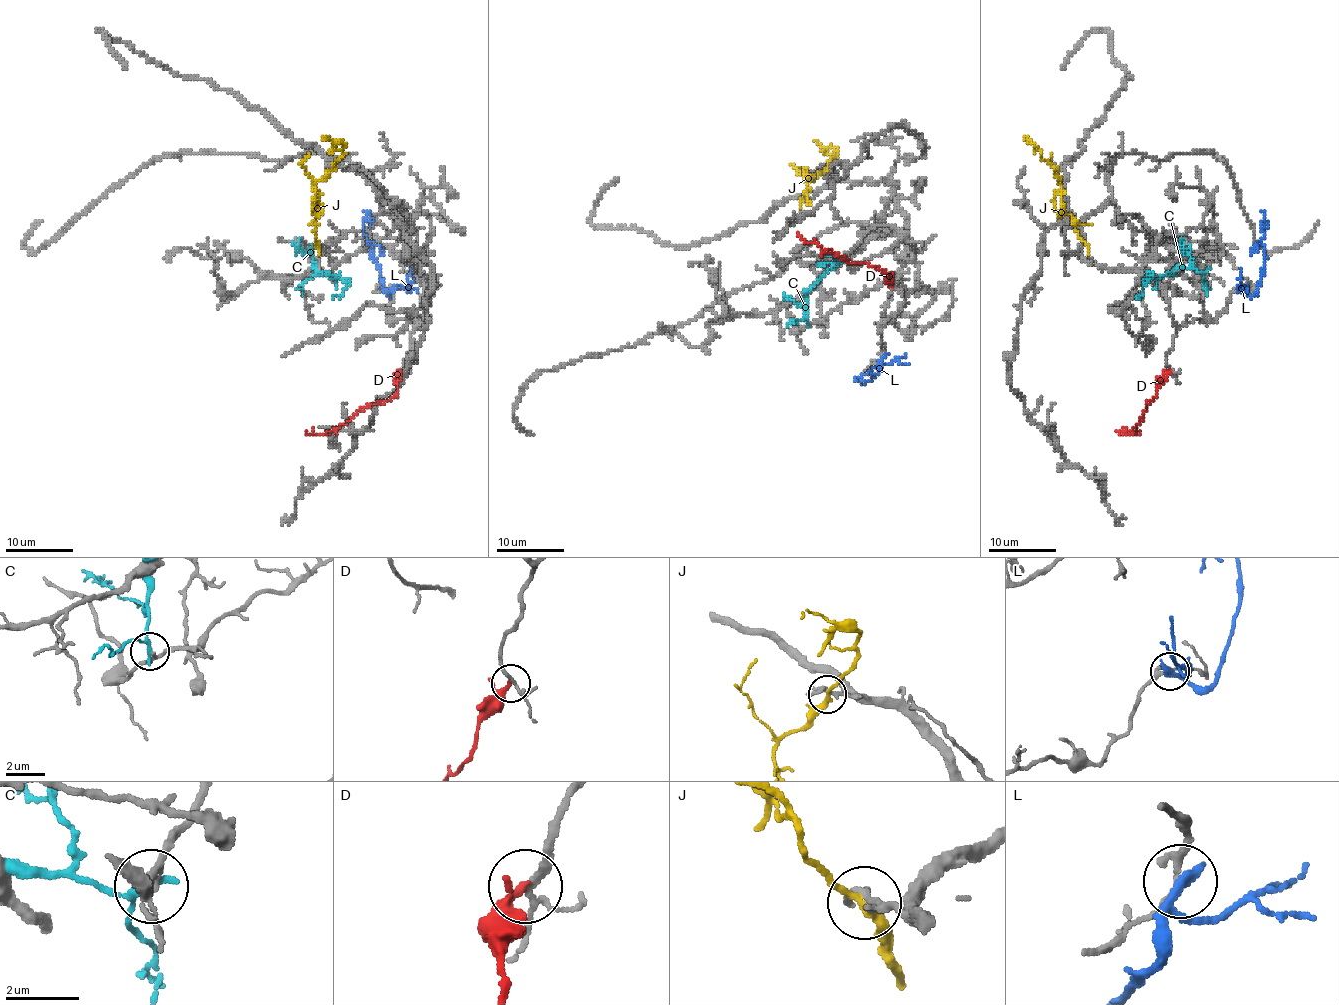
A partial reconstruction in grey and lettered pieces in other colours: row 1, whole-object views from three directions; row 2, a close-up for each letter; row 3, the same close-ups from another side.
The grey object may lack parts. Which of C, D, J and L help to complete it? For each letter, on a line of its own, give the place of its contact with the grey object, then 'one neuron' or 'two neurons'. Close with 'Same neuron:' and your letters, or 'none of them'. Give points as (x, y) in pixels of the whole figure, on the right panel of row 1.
C: meets grey at (1206, 270); two neurons
D: meets grey at (1169, 370); one neuron
J: meets grey at (1053, 166); two neurons
L: meets grey at (1240, 289); two neurons
Same neuron: D

